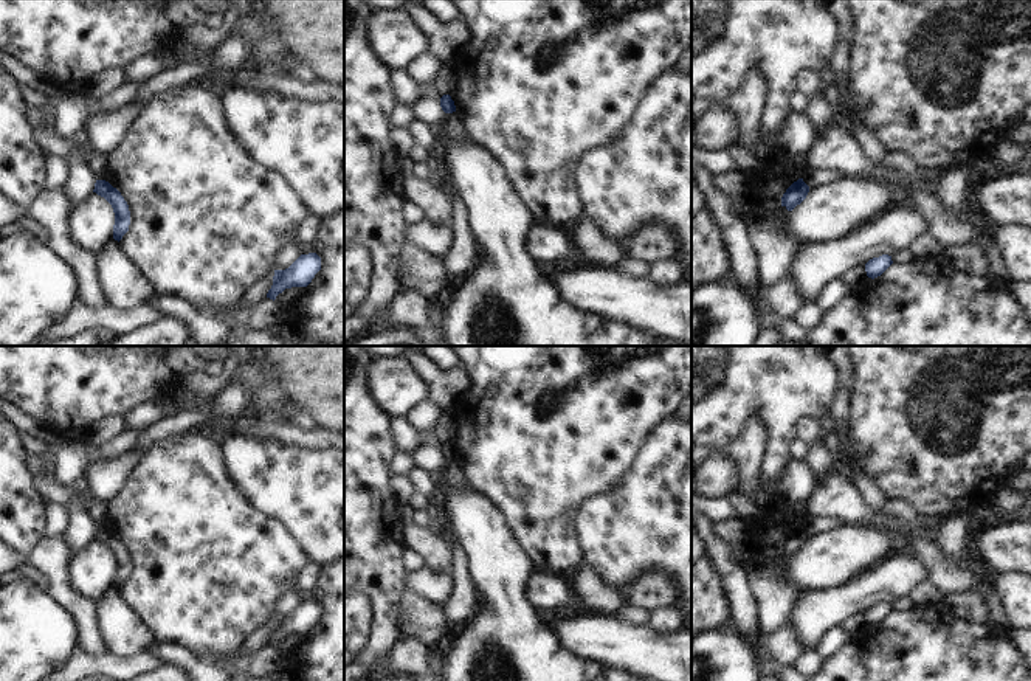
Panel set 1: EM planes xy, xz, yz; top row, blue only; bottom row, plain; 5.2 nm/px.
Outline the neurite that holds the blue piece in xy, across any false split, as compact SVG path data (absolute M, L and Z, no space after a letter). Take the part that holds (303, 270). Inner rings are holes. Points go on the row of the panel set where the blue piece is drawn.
M316 253L301 254L288 268L274 270L267 298L274 301L285 289L307 287L319 270L321 258Z

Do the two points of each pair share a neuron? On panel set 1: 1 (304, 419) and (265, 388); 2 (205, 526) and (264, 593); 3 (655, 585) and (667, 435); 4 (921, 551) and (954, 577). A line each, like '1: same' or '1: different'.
1: same
2: same
3: different
4: same

